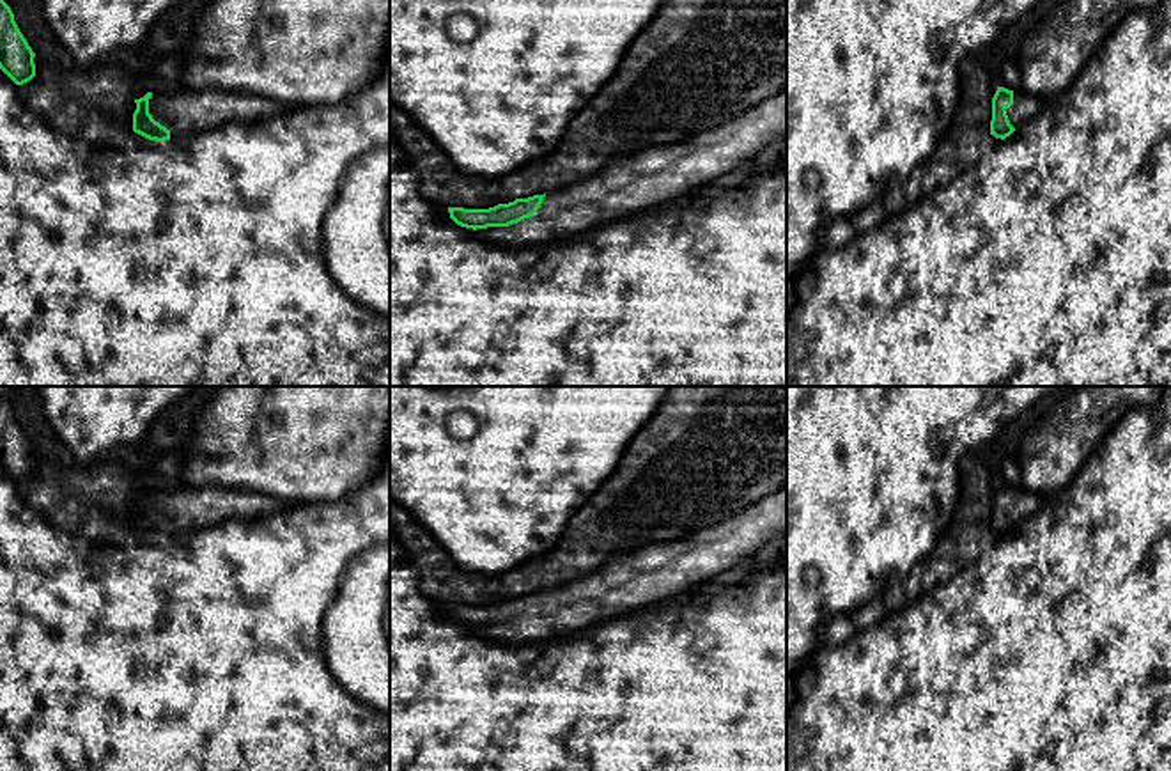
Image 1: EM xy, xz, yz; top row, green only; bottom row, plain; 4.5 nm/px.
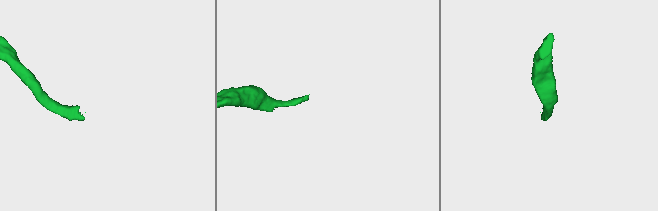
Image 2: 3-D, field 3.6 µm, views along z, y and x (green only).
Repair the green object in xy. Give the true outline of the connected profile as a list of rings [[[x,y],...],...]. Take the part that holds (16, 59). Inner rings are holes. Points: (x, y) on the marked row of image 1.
[[[0,0],[0,69],[23,85],[35,76],[35,53],[19,32],[11,7]]]

